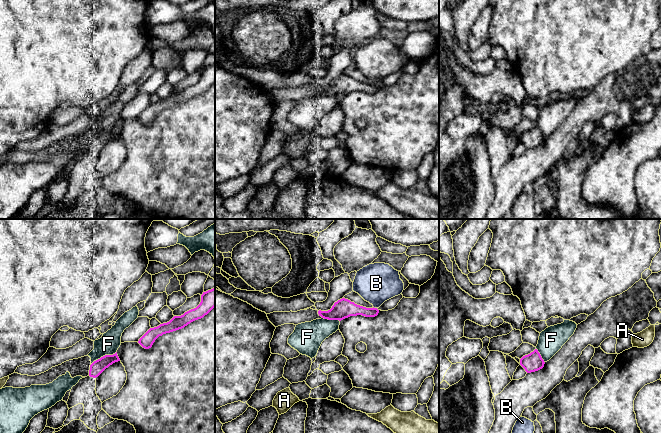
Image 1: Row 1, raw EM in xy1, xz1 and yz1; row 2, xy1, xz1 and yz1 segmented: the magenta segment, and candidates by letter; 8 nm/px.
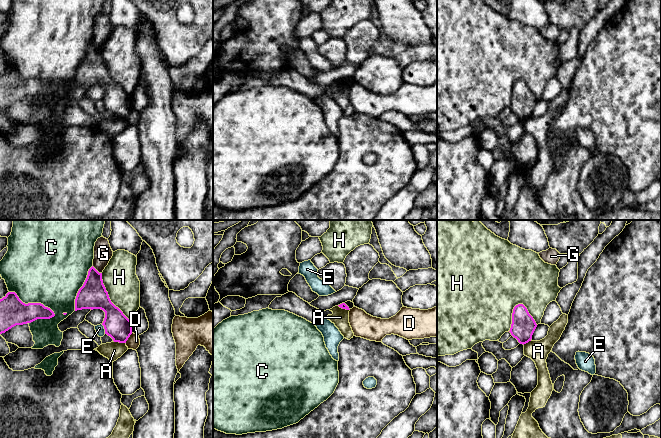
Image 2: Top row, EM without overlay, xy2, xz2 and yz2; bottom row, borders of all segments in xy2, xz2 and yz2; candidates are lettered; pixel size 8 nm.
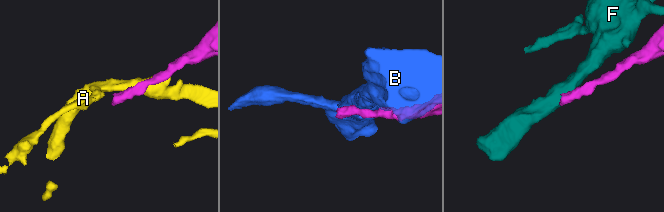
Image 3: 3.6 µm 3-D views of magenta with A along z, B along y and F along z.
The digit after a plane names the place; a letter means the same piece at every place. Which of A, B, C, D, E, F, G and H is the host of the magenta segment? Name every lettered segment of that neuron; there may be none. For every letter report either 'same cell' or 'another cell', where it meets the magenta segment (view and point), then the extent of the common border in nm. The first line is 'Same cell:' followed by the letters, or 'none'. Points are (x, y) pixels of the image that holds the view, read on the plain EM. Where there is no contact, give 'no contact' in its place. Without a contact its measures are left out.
Same cell: none
A: another cell; meets magenta in xy2 at (120, 118); contact 100 nm long
B: another cell; meets magenta in xz1 at (375, 84); contact 40 nm long
C: another cell; meets magenta in xy2 at (32, 79); contact 420 nm long
D: another cell; meets magenta in xy2 at (128, 113); contact 100 nm long
E: another cell; meets magenta in xy2 at (104, 104); contact 90 nm long
F: another cell; meets magenta in xy1 at (103, 132); contact 240 nm long
G: another cell; meets magenta in xy2 at (96, 46); contact 100 nm long
H: another cell; meets magenta in yz2 at (527, 86); contact 260 nm long

